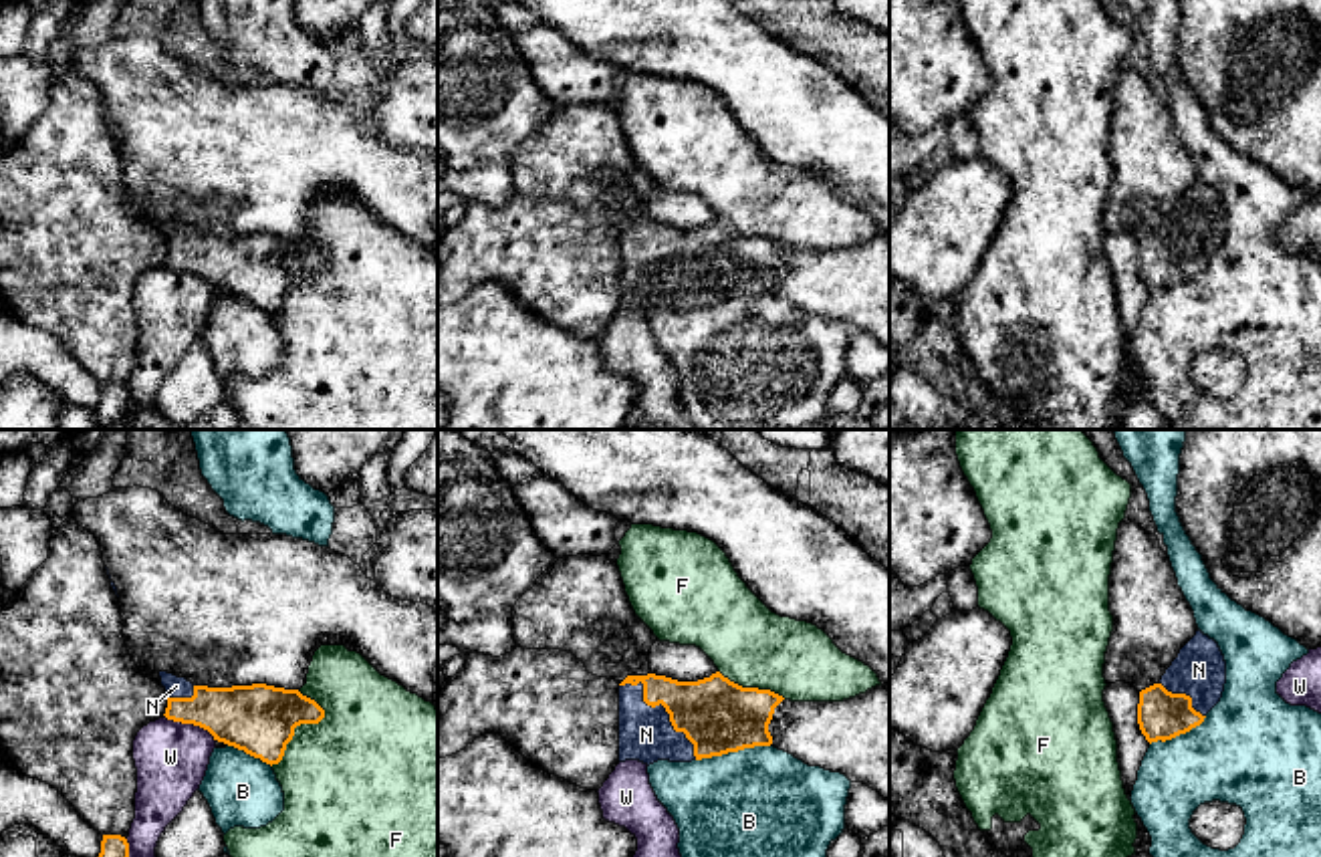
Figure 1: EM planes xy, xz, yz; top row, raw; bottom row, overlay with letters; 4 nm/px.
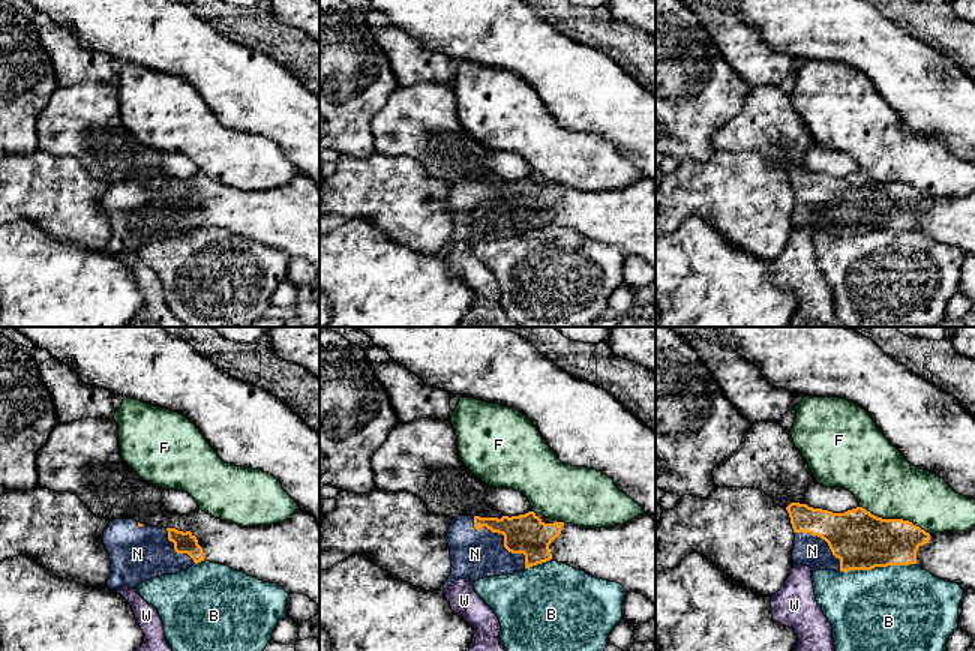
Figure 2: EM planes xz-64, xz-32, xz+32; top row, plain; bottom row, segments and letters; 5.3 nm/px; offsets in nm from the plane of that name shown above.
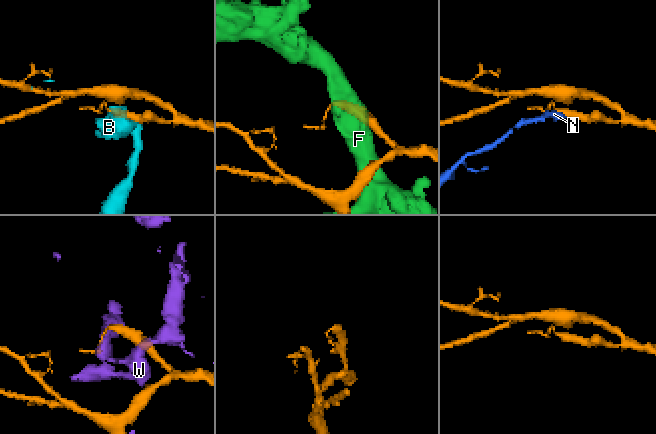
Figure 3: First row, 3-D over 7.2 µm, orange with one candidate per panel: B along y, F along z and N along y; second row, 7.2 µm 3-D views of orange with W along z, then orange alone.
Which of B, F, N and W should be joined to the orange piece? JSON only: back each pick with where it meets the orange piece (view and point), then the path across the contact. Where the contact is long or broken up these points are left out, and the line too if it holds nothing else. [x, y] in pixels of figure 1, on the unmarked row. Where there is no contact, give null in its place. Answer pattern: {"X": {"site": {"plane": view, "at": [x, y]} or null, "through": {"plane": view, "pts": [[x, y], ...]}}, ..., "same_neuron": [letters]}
{"N": {"site": {"plane": "xz", "at": [662, 253]}}, "same_neuron": ["N"]}

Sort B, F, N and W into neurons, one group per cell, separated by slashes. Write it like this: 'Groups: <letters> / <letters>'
Groups: B / F / N / W

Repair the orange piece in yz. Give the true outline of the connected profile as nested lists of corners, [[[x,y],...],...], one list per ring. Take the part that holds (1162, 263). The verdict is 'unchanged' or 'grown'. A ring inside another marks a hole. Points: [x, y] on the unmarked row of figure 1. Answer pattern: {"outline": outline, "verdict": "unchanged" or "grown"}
{"outline": [[[1200,177],[1180,198],[1162,228],[1139,240],[1137,272],[1146,288],[1166,290],[1200,274],[1220,250],[1226,210]]], "verdict": "grown"}

